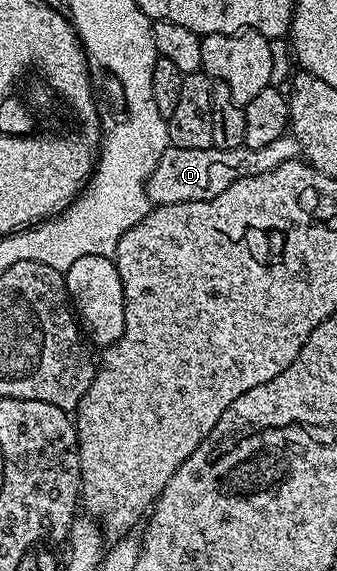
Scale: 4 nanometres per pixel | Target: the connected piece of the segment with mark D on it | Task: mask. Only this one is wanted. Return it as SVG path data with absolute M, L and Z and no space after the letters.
M292 134L275 138L275 142L258 148L242 146L231 150L214 147L187 150L170 146L163 154L163 158L159 158L153 173L149 175L149 180L145 184L145 192L154 205L210 200L223 194L223 190L227 190L227 186L231 186L231 182L235 182L239 178L262 176L267 174L267 170L275 170L275 166L288 160L298 159L298 156L298 142Z

